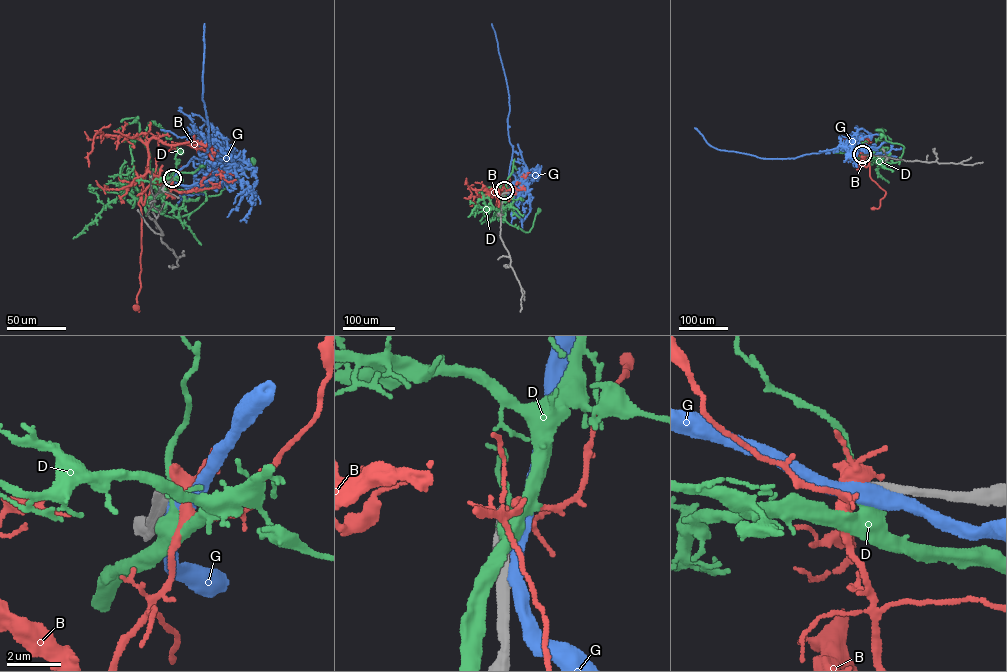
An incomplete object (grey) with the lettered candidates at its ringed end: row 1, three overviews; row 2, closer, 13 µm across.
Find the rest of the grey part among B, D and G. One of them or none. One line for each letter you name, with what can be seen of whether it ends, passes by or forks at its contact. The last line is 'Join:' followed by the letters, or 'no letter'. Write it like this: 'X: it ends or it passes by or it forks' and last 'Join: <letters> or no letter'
Join: no letter

